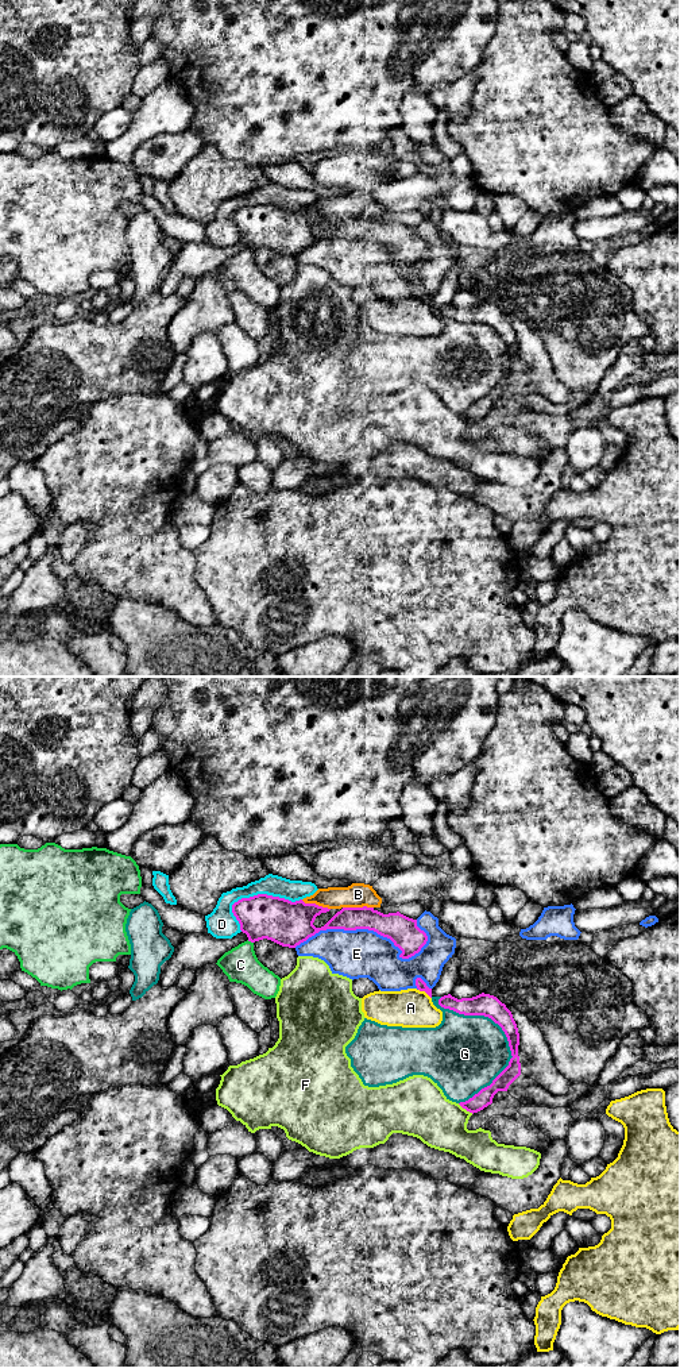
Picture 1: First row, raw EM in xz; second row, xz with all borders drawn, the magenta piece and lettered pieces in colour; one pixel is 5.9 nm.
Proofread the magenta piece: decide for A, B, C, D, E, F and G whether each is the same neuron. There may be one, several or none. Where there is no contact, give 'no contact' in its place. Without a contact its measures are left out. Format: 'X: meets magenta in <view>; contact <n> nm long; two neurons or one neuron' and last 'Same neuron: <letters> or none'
A: meets magenta in xz; contact 100 nm long; two neurons
B: meets magenta in xz; contact 180 nm long; two neurons
C: meets magenta in xz; contact 40 nm long; two neurons
D: meets magenta in xz; contact 440 nm long; two neurons
E: meets magenta in xz; contact 800 nm long; two neurons
F: meets magenta in xz; contact 110 nm long; two neurons
G: meets magenta in xz; contact 650 nm long; two neurons
Same neuron: none

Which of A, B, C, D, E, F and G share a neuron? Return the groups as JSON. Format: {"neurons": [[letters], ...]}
{"neurons": [["A"], ["B"], ["C"], ["D"], ["E"], ["F"], ["G"]]}

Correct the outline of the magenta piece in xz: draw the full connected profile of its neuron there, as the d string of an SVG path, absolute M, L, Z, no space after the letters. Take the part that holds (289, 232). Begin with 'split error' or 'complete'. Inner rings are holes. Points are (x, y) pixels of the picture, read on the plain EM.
complete; M267 203L242 207L232 213L240 239L251 251L267 247L282 255L295 257L320 239L368 238L390 247L402 259L399 266L409 267L428 250L426 242L417 235L417 228L399 220L383 223L367 215L343 216L324 235L316 236L316 226L329 219L302 208L291 211Z

